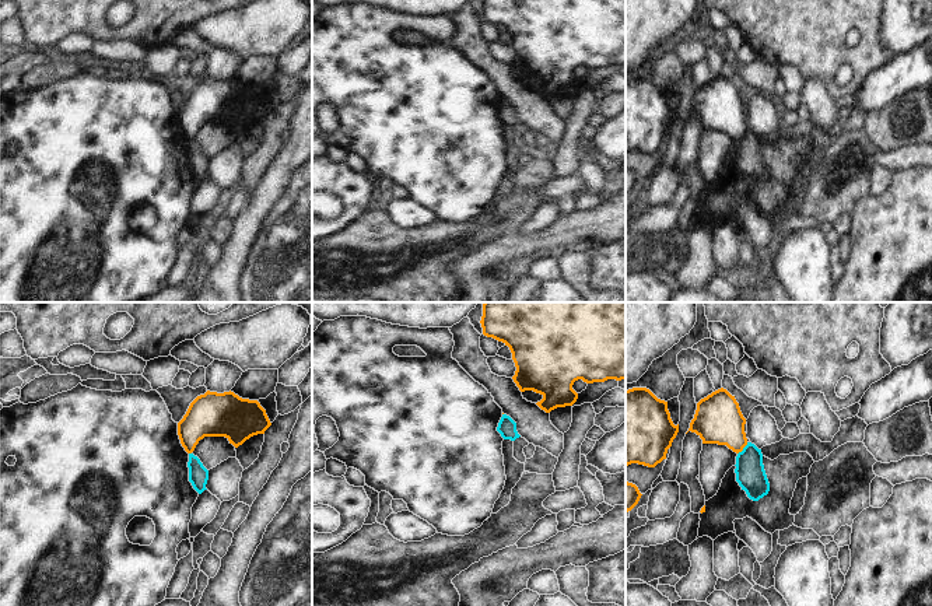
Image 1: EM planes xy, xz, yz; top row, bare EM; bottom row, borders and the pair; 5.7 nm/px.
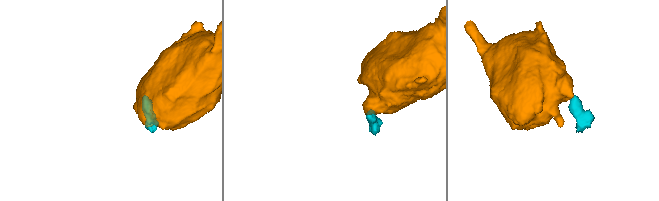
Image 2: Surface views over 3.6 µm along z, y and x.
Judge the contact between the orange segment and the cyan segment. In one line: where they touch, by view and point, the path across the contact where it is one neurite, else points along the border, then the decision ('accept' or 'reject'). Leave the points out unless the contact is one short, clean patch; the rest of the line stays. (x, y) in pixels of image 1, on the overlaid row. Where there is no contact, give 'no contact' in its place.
contact yz (743, 447); border yz (747, 442), (738, 454); reject

